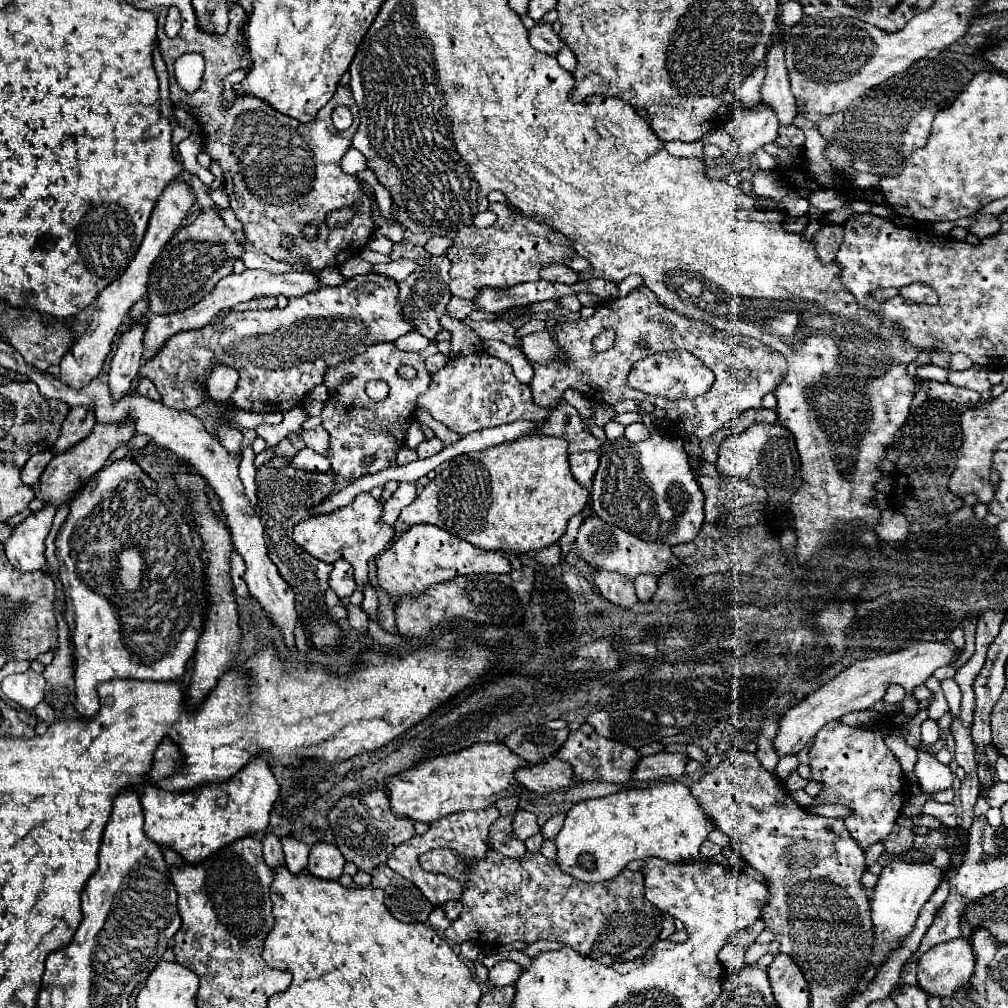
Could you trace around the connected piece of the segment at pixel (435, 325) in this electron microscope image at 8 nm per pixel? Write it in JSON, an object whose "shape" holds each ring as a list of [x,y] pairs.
{"shape":[[[435,255],[435,257],[429,257],[421,267],[431,267],[431,277],[411,275],[405,281],[401,281],[399,283],[399,303],[401,303],[405,319],[413,325],[413,329],[417,329],[427,339],[433,339],[441,331],[439,319],[445,313],[447,303],[451,299],[451,293],[447,289],[447,285],[449,285],[449,261],[445,255]]]}

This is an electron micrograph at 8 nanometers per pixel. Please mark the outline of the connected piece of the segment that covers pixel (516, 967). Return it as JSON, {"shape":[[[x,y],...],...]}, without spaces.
{"shape":[[[499,961],[495,967],[489,969],[489,981],[491,985],[505,987],[505,985],[515,985],[519,975],[523,973],[523,967],[515,961]]]}

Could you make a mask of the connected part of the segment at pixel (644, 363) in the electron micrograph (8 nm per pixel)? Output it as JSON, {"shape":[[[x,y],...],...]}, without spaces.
{"shape":[[[667,351],[667,353],[653,353],[637,361],[629,371],[627,385],[647,395],[679,401],[679,399],[693,399],[709,391],[713,385],[713,373],[695,355],[687,351]]]}

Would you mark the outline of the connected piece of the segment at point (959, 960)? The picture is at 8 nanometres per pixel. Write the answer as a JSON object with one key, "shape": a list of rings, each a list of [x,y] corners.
{"shape":[[[951,939],[933,945],[921,955],[917,965],[919,987],[937,997],[953,995],[961,989],[975,967],[975,957],[969,939]]]}

